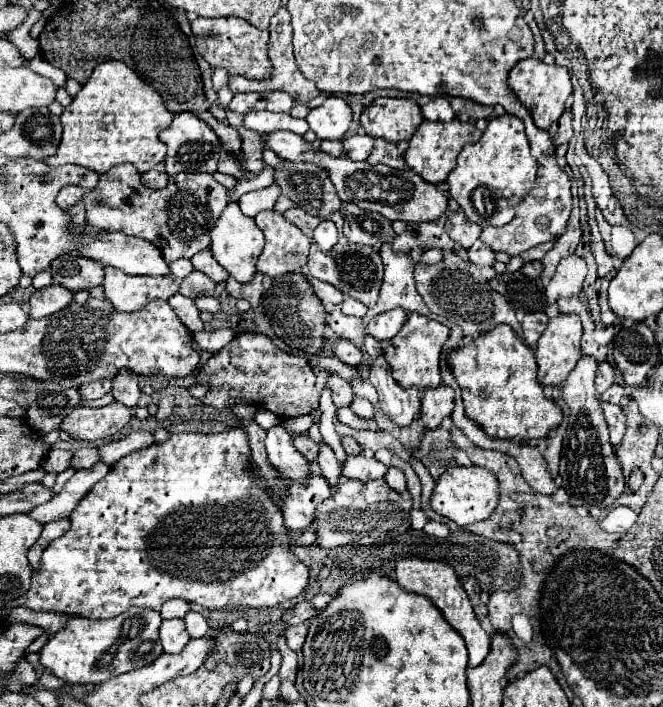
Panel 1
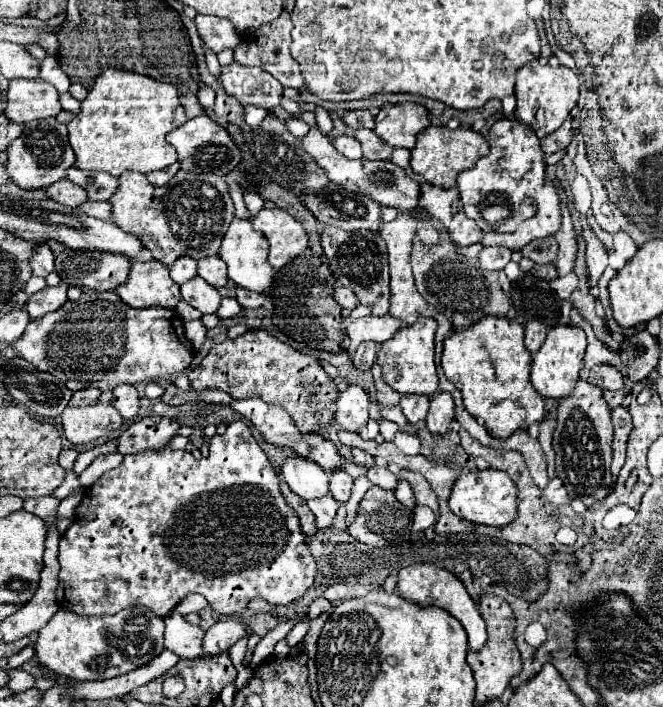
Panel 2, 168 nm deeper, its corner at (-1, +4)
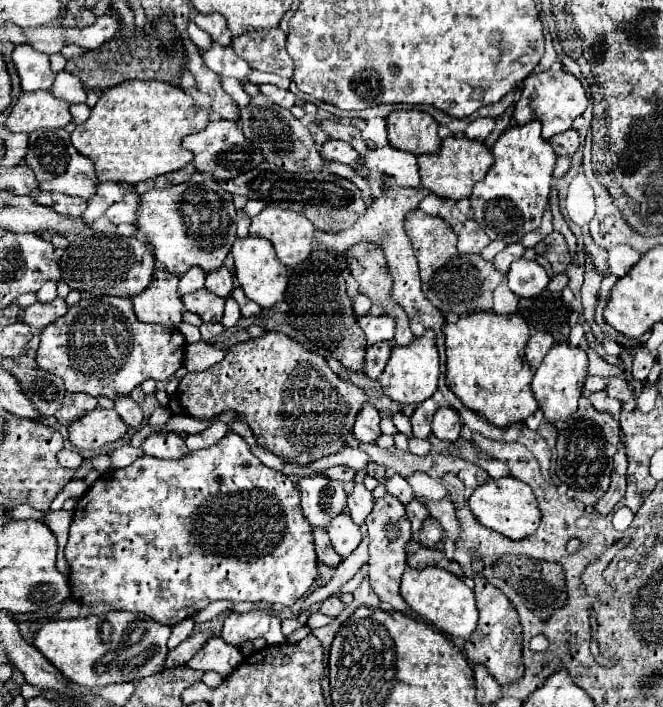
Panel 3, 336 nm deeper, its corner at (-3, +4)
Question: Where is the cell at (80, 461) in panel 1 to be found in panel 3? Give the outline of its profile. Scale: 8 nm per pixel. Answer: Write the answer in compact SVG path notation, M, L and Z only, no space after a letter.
M153 432L143 440L141 450L147 456L155 456L163 460L175 460L181 458L185 452L189 452L185 440L175 432Z

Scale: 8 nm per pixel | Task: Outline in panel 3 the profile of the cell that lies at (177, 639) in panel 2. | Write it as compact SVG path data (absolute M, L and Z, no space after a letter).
M213 636L187 662L187 666L191 666L193 670L203 670L203 672L213 670L213 672L221 674L223 678L227 678L231 674L231 670L235 670L241 662L243 662L243 654L239 650L235 650L235 646L227 646L227 642Z

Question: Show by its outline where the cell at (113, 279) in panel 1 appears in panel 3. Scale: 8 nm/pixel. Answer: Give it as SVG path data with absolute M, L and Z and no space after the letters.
M157 268L151 284L131 298L135 314L143 322L155 322L163 326L179 326L183 320L183 302L177 292L179 276Z

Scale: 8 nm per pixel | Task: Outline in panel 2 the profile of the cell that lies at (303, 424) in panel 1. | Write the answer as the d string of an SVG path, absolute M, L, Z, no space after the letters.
M345 386L339 392L339 398L335 402L337 414L335 422L349 432L361 432L363 426L369 422L369 396L361 386Z

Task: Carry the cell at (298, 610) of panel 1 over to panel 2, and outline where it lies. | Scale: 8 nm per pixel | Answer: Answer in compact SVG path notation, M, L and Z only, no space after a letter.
M317 598L317 600L313 600L313 604L309 606L309 618L313 620L313 618L317 618L317 616L321 616L323 612L327 612L331 608L331 602L329 600L325 600L325 598Z

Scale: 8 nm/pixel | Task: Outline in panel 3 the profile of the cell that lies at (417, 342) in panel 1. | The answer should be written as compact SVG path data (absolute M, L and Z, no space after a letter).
M425 330L423 336L413 338L413 342L407 346L393 346L391 358L379 382L383 392L395 402L421 404L423 400L427 400L437 390L437 382L439 382L439 354L435 346L435 334L431 334L431 330Z

